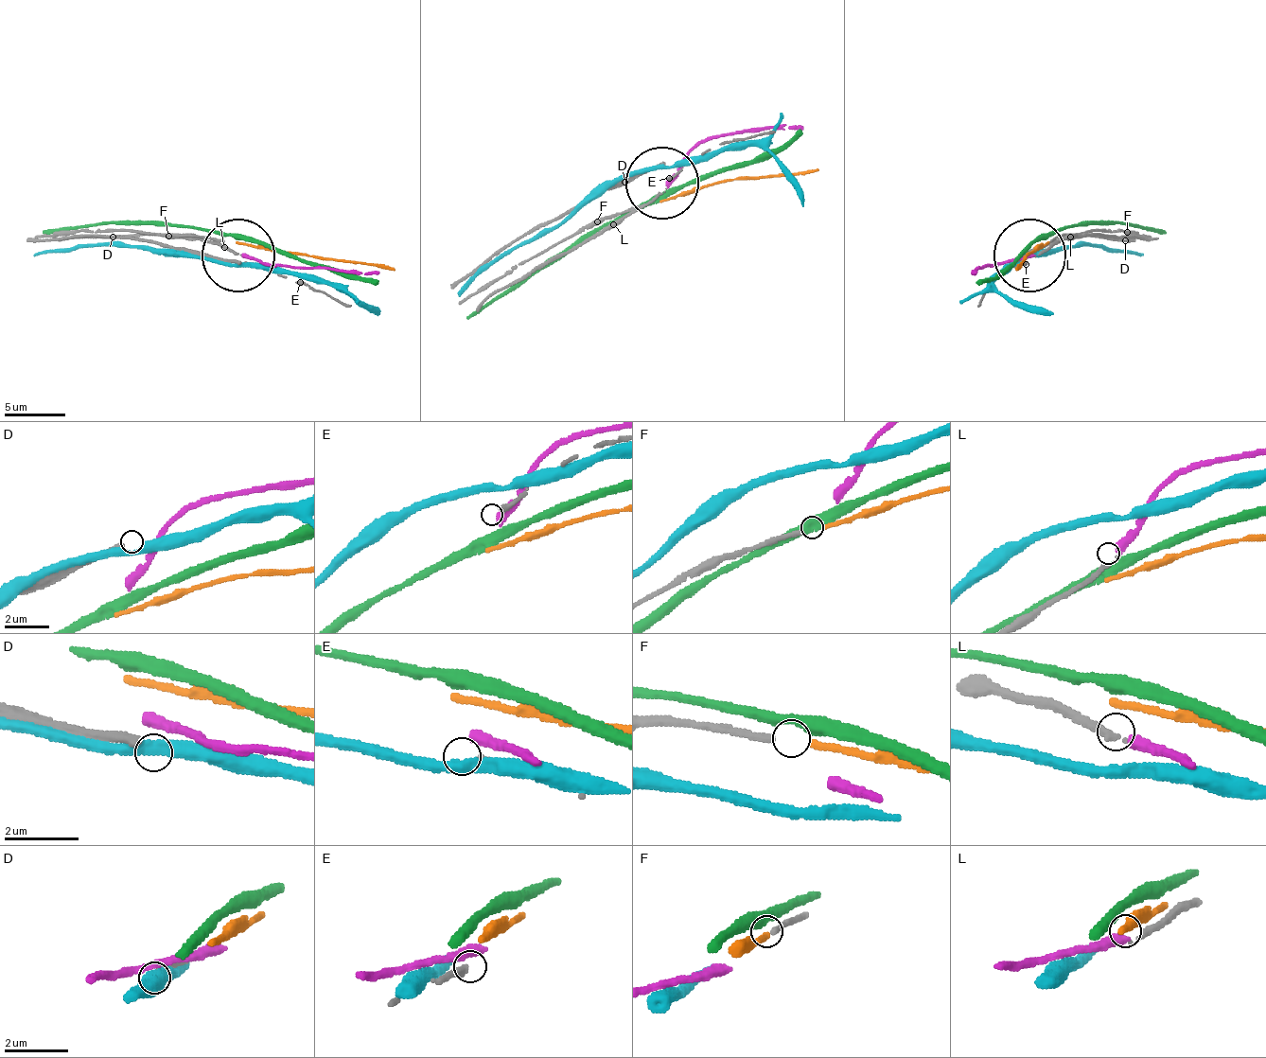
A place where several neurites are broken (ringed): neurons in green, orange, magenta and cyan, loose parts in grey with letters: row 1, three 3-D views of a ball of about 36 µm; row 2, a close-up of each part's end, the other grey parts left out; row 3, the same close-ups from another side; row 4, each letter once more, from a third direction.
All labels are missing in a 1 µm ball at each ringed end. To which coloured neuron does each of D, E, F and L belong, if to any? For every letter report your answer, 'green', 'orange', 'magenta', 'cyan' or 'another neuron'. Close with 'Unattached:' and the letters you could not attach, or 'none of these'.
D: another neuron
E: another neuron
F: orange
L: magenta
Unattached: D, E

